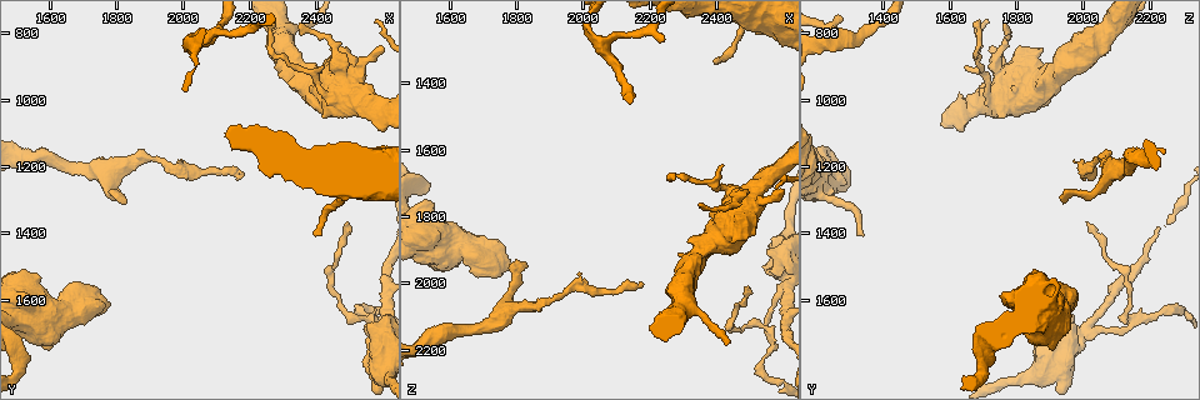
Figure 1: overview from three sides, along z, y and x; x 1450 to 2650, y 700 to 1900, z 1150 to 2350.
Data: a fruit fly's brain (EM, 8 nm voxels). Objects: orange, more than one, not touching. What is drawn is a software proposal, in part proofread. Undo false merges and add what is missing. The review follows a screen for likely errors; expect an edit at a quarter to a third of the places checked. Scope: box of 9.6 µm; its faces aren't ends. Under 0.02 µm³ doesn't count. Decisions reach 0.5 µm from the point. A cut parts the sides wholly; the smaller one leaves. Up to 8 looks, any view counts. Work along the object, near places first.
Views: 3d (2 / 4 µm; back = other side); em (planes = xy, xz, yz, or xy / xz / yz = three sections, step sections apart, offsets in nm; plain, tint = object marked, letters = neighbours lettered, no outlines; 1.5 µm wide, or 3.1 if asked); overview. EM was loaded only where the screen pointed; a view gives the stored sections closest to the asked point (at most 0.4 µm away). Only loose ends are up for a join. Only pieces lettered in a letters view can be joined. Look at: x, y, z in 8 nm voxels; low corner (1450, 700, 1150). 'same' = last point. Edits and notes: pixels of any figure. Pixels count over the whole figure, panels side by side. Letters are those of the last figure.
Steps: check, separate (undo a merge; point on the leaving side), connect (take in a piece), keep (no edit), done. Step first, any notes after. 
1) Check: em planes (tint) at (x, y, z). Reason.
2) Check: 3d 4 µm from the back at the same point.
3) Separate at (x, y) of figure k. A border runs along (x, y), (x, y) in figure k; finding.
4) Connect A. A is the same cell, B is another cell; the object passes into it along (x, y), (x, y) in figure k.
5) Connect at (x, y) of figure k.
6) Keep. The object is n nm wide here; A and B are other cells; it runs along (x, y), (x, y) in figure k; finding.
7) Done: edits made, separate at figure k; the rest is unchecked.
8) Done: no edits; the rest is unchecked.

Check: 3d 4 µm at (2170, 1240, 2000). Free end.

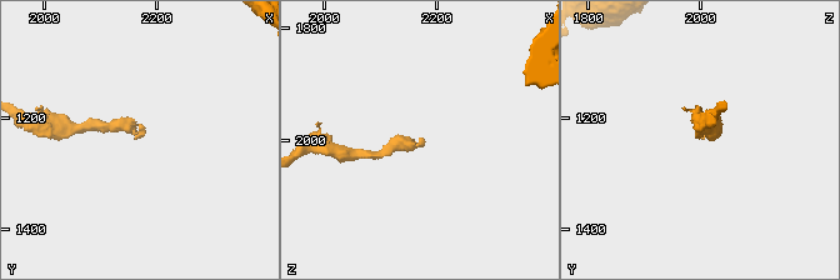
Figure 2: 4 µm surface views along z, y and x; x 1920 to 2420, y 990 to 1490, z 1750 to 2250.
Check: em planes (letters) at (2175, 1235, 2010). Need the tissue.

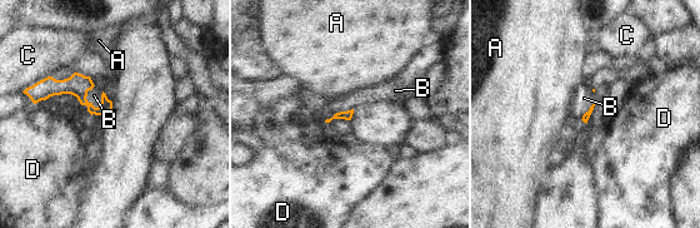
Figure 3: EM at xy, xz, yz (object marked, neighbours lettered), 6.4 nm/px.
Connect B. B is the same cell, A, C and D are other cells; the object passes into it along (78, 84), (85, 98), (94, 95) in figure 3; it goes on there.

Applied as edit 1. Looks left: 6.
Check: overview.

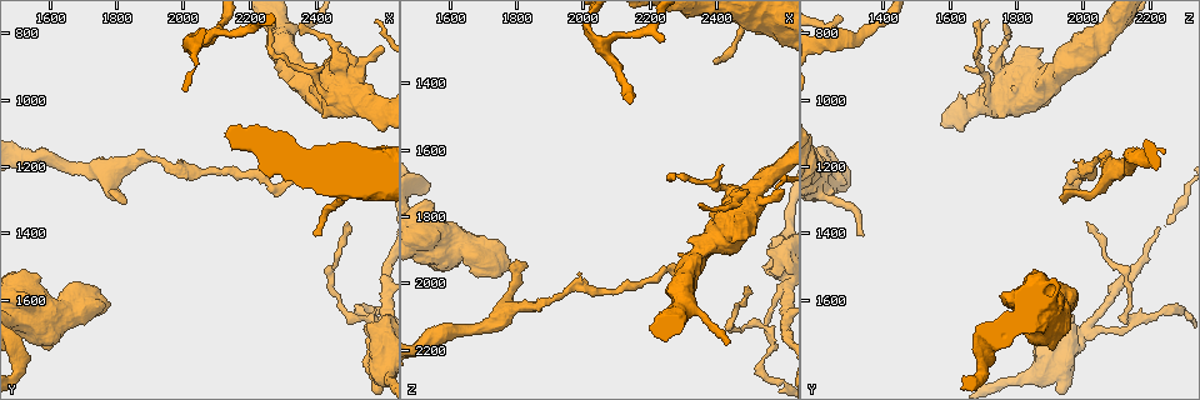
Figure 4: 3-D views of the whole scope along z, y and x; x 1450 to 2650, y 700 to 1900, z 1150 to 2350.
Check: 3d 4 µm at (2480, 1290, 1240). Calibre changes.

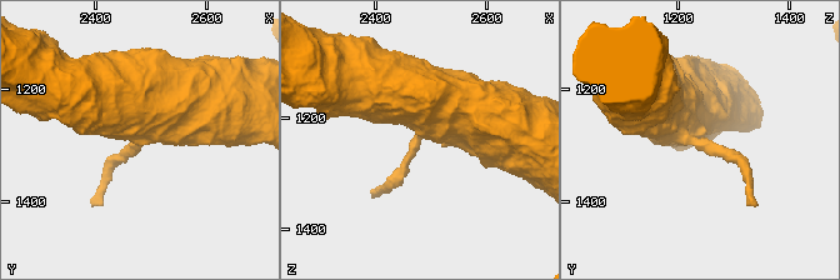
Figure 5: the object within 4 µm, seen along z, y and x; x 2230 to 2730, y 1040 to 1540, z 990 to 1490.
Check: em xy step 4 (tint) at (2480, 1290, 1235).

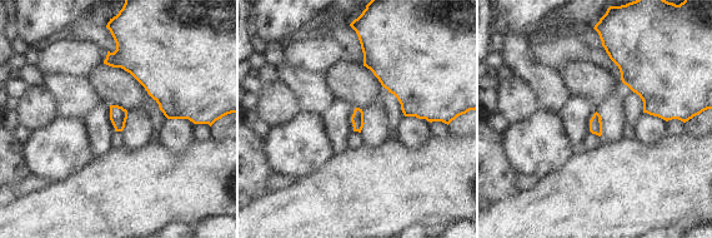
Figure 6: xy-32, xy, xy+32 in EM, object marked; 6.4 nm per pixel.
Check: em planes (letters) at the same point.

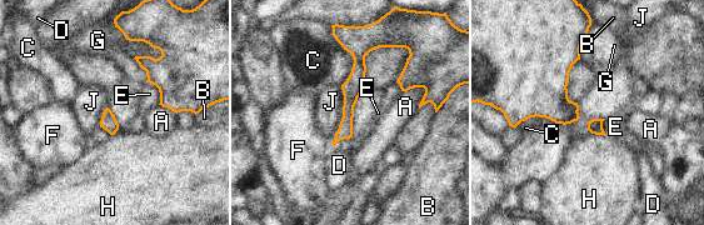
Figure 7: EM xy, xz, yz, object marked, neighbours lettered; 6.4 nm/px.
Keep. The object is 100 nm wide here; A, B, C, D, E, F, G, H and J are other cells; it runs along (382, 43), (359, 55), (338, 136) in figure 7; one neuron here.

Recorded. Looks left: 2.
Done: edits made, connect at figure 3; the rest is unchecked.

